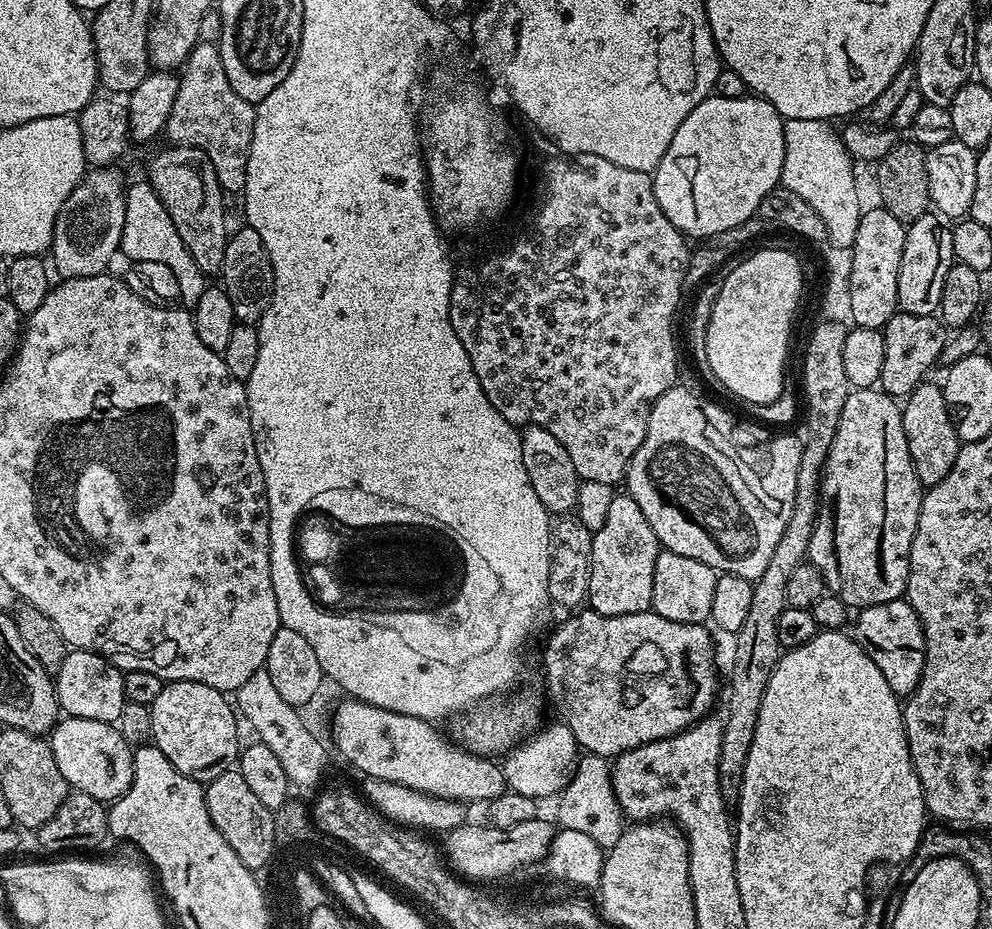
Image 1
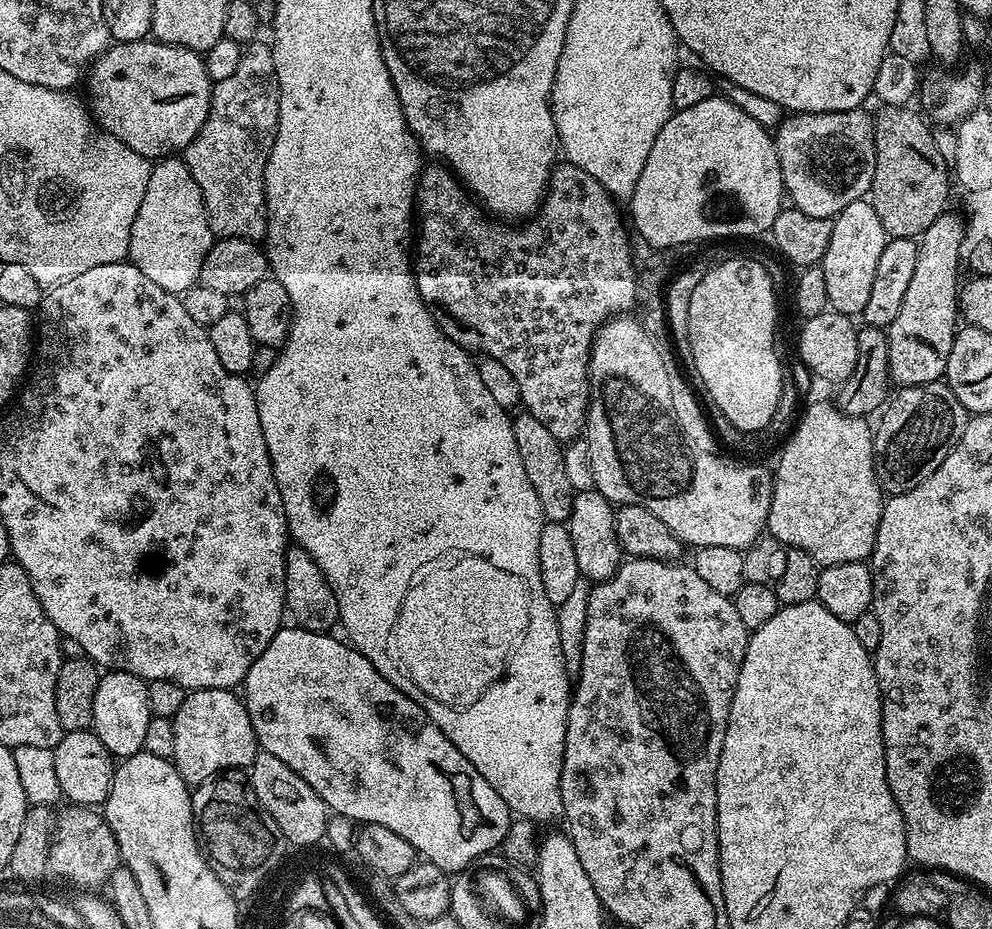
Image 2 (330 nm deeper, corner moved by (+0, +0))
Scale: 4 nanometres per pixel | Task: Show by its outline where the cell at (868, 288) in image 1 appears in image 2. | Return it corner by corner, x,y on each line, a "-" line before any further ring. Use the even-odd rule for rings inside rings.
867,199
850,202
850,206
846,206
846,210
839,212
832,220
830,246
826,246
822,261
828,308
831,311
853,318
863,313
866,301
870,298
870,285
874,282
878,258
888,245
889,239
874,206

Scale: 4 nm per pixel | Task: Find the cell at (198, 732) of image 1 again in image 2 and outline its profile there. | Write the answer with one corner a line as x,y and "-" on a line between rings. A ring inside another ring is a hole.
198,688
189,691
171,719
174,726
172,760
180,777
190,786
205,784
227,768
251,769
258,751
254,726
243,699
227,688

